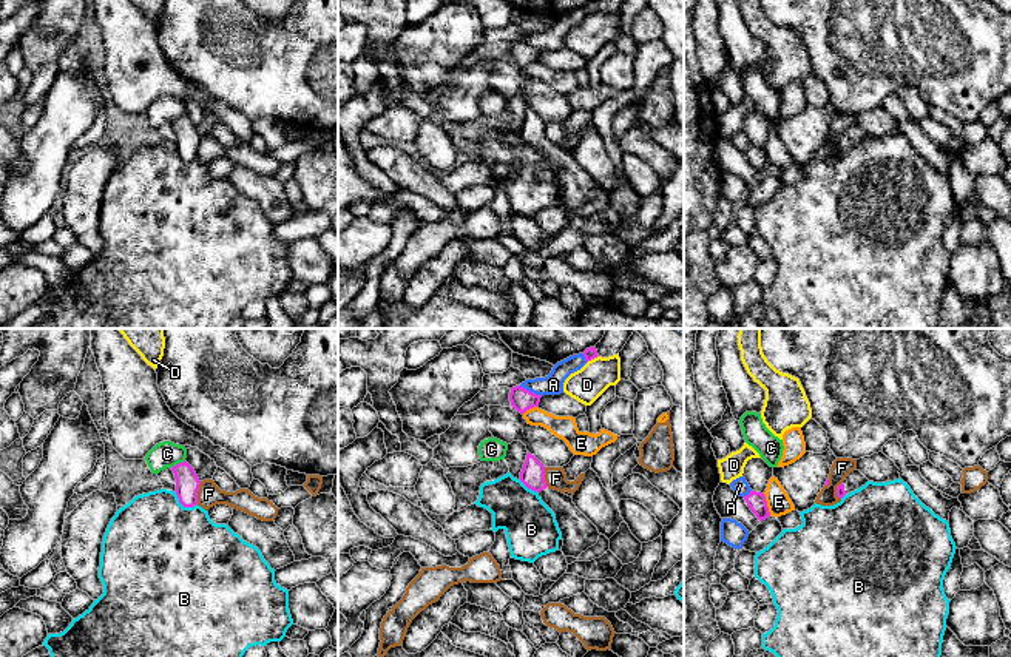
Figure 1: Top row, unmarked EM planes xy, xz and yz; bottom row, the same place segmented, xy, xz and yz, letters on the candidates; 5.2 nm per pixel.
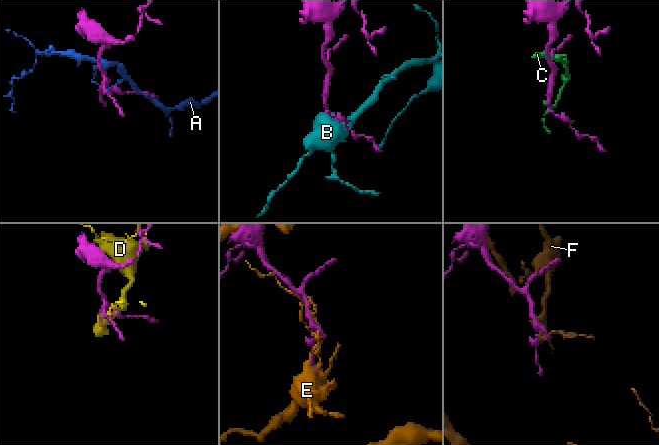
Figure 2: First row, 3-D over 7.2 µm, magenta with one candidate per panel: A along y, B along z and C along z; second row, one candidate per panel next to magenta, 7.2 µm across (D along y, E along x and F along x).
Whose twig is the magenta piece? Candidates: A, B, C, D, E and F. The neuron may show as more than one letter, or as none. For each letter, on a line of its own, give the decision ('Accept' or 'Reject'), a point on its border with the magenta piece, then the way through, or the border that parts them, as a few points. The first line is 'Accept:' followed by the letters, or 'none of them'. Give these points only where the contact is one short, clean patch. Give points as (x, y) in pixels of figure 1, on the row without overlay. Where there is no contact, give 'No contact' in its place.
Accept: none of them
A: Reject. Touches magenta at xz (528, 45)
B: Reject. Touches magenta at xy (182, 159). Boundary: xy (175, 145), (184, 161), (196, 159)
C: Reject. Touches magenta at xy (176, 119). Boundary: xy (184, 114), (170, 122)
D: Reject. Touches magenta at xz (591, 13)
E: Reject. Touches magenta at yz (766, 159)
F: Reject. Touches magenta at xy (196, 147). Boundary: xy (201, 136), (196, 145), (196, 158)

